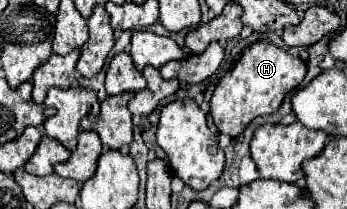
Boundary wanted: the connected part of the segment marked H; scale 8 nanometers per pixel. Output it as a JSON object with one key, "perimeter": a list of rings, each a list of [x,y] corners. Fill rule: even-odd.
{"perimeter":[[[258,40],[250,44],[242,52],[232,72],[228,72],[218,82],[212,94],[210,114],[214,118],[218,132],[236,138],[254,118],[262,114],[274,114],[280,108],[284,96],[302,84],[304,76],[306,76],[306,64],[298,56],[274,46],[268,40]]]}

